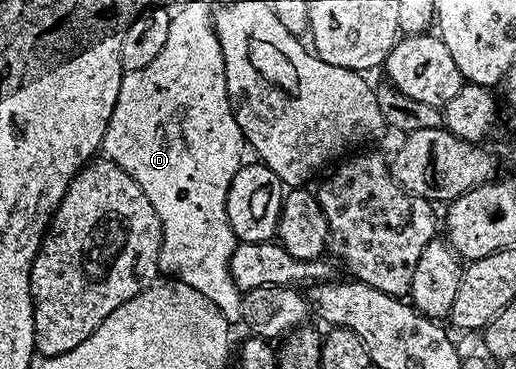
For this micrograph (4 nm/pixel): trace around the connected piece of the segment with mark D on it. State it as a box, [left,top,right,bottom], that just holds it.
[100,32,247,287]

